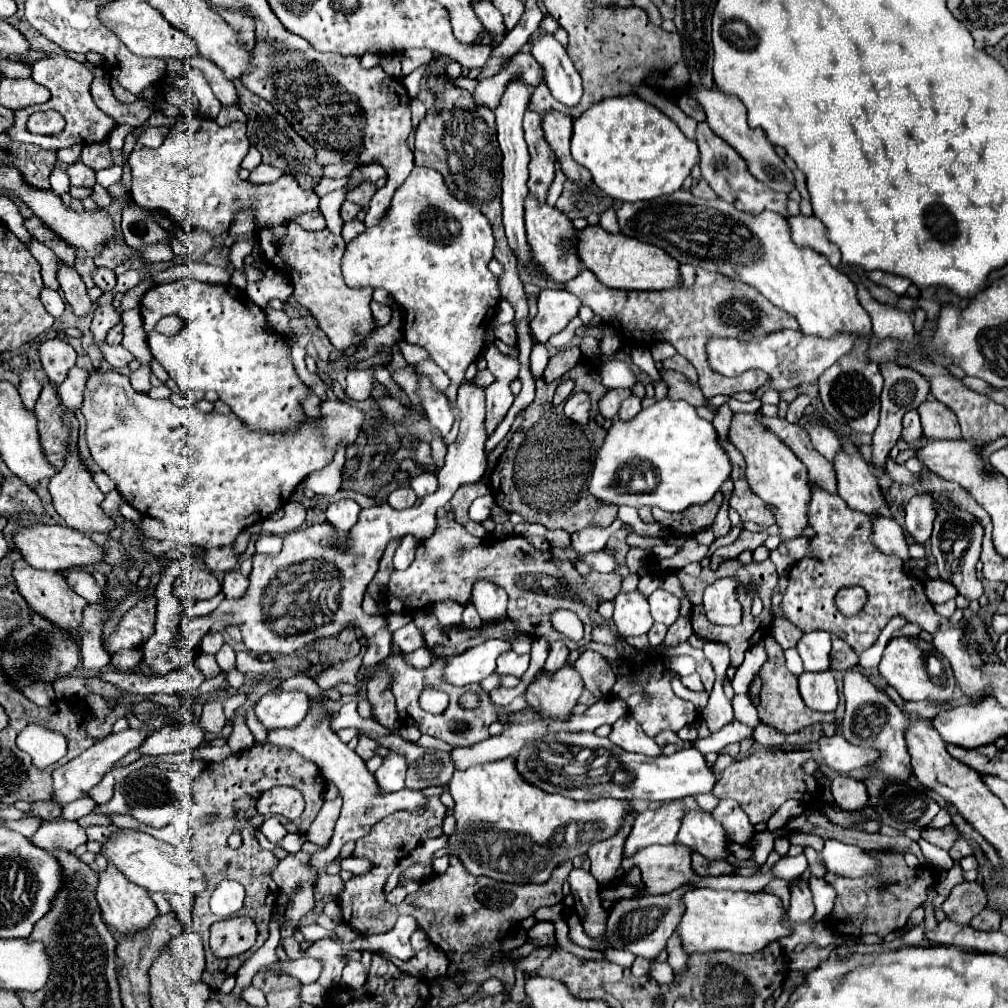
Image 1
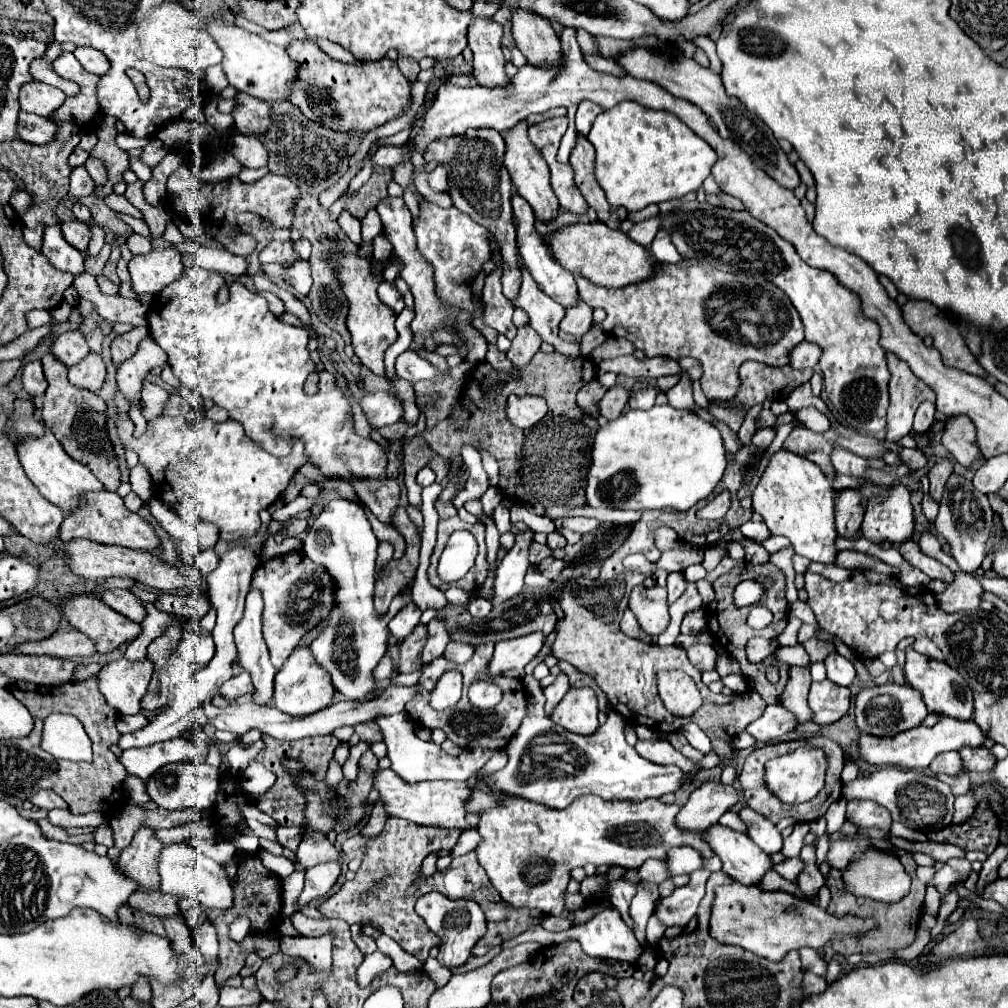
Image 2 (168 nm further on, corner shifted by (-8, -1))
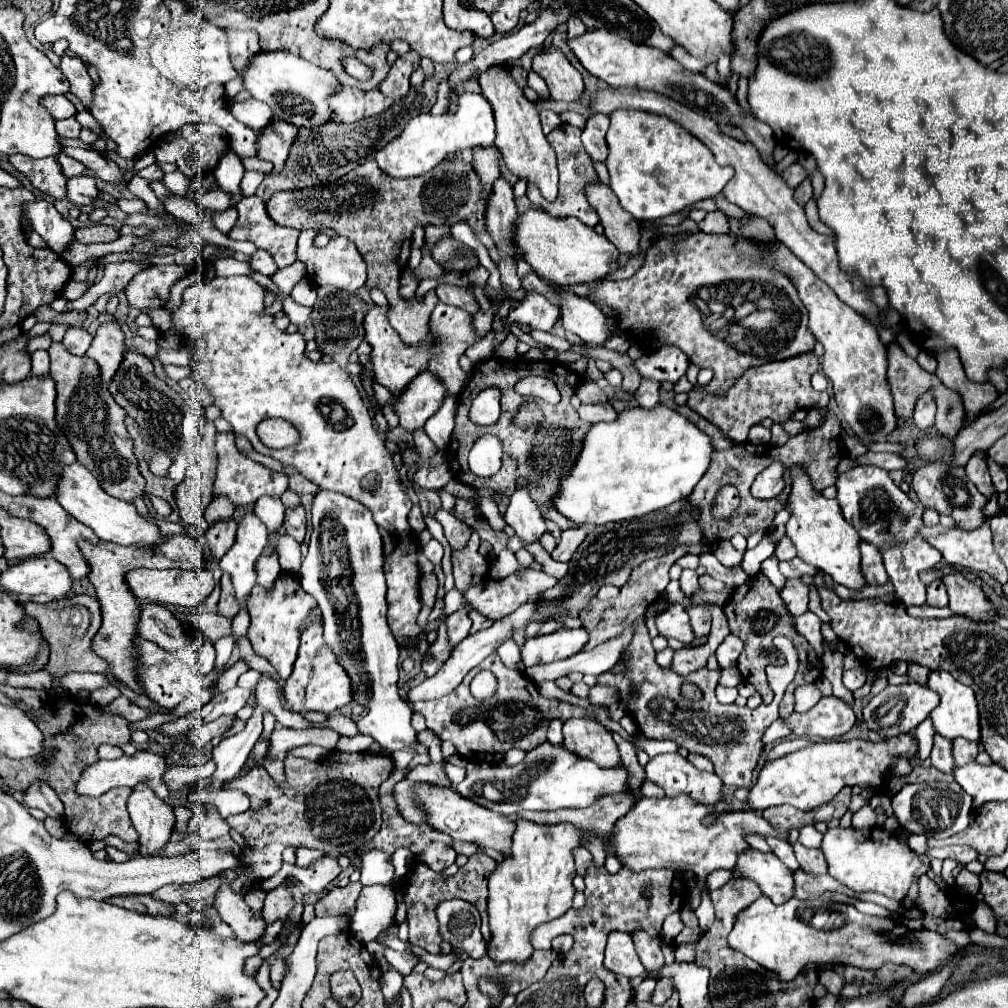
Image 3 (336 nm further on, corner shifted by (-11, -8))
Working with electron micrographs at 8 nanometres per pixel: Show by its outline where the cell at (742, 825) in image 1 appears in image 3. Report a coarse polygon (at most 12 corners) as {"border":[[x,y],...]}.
{"border":[[767,836],[773,852],[787,868],[799,868],[793,846],[775,836]]}

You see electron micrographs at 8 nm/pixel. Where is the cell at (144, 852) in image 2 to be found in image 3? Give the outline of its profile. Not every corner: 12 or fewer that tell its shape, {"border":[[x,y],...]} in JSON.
{"border":[[145,786],[127,808],[139,854],[161,856],[175,826],[173,808]]}

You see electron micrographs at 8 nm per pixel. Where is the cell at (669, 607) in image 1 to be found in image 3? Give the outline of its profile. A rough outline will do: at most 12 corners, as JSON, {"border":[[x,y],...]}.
{"border":[[683,570],[679,584],[691,596],[697,590],[697,572]]}

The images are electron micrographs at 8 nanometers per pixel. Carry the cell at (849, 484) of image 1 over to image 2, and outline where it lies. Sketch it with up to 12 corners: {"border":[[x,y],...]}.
{"border":[[890,487],[868,503],[862,535],[900,545],[914,535],[910,491]]}

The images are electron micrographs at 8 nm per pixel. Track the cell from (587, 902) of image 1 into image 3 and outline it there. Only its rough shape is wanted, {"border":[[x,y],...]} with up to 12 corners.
{"border":[[627,932],[607,938],[605,968],[627,978],[645,978]]}

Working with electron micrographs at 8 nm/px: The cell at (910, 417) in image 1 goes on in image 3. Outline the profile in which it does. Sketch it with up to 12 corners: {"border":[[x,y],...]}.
{"border":[[921,394],[913,422],[919,430],[935,424],[935,398]]}

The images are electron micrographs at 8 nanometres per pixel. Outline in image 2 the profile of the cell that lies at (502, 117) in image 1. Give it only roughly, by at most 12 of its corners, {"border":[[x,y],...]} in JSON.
{"border":[[516,195],[518,249],[538,287],[562,307],[578,303],[576,281],[534,231],[532,207]]}

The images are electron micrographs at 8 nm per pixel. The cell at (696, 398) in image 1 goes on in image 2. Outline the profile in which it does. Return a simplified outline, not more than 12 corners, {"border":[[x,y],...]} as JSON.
{"border":[[836,493],[836,529],[860,539],[860,493]]}

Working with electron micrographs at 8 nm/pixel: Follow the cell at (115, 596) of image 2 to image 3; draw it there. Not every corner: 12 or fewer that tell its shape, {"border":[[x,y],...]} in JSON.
{"border":[[139,602],[137,634],[169,652],[189,642],[165,606]]}

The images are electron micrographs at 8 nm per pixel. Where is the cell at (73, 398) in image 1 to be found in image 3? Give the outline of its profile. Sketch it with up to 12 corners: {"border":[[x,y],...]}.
{"border":[[117,322],[101,324],[87,358],[111,382],[125,344]]}

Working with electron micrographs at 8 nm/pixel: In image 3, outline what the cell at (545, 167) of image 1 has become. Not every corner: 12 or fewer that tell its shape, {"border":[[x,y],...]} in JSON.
{"border":[[569,124],[547,136],[557,154],[559,196],[545,212],[599,222],[583,186],[595,178],[581,146],[581,130]]}

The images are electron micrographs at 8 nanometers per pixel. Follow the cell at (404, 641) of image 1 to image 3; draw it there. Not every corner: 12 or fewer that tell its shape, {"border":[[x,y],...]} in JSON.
{"border":[[465,610],[447,618],[449,644],[467,638],[471,620]]}

